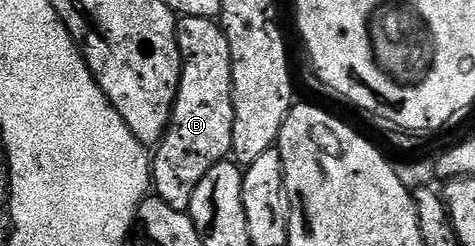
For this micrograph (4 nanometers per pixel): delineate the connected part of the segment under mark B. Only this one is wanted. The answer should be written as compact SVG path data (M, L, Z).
M182 16L175 28L179 42L179 87L171 109L171 121L154 144L151 181L154 194L178 211L191 206L191 191L212 163L222 160L231 145L231 54L229 41L215 19Z

